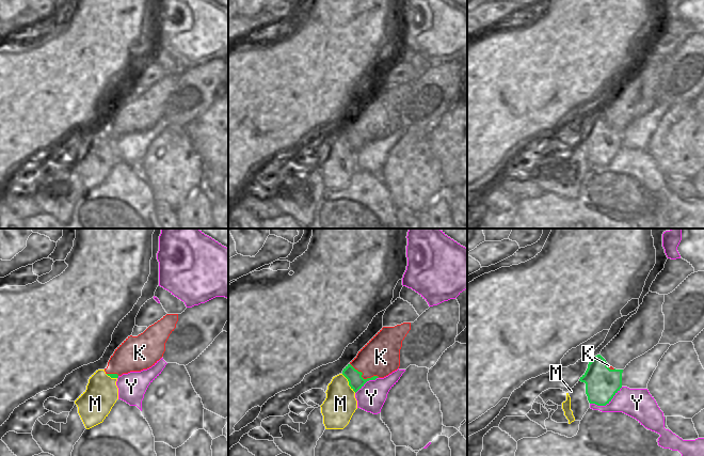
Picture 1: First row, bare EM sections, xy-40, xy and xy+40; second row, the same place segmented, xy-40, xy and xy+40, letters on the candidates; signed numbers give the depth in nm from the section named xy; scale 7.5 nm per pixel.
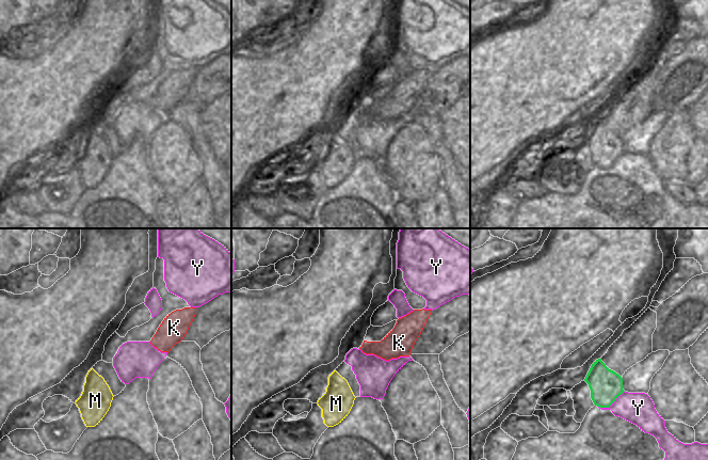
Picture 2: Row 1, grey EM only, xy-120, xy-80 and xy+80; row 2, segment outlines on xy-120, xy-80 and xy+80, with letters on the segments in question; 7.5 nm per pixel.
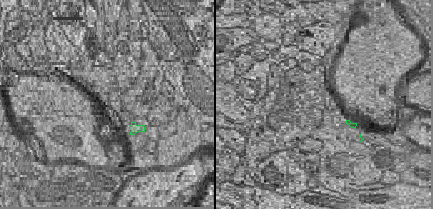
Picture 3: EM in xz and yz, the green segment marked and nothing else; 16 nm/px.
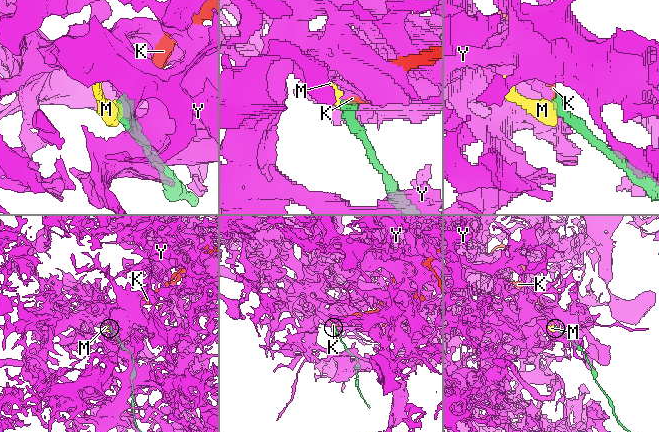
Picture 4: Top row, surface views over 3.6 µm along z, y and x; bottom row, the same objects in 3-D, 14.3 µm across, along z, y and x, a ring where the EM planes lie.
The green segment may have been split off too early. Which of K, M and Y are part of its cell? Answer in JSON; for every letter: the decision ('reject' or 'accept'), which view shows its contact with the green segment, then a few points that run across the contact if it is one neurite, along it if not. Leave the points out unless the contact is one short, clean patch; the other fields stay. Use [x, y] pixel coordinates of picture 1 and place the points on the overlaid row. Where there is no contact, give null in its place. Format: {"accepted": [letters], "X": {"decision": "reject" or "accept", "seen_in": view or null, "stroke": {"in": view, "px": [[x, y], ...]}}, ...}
{"accepted": ["M"], "K": {"decision": "reject", "seen_in": "xy", "stroke": {"in": "xy", "px": [[350, 363], [362, 373], [364, 378], [379, 377]]}}, "M": {"decision": "accept", "seen_in": "xy", "stroke": {"in": "xy", "px": [[354, 377], [349, 383], [340, 392], [340, 404]]}}, "Y": {"decision": "reject", "seen_in": "xy+40"}}

